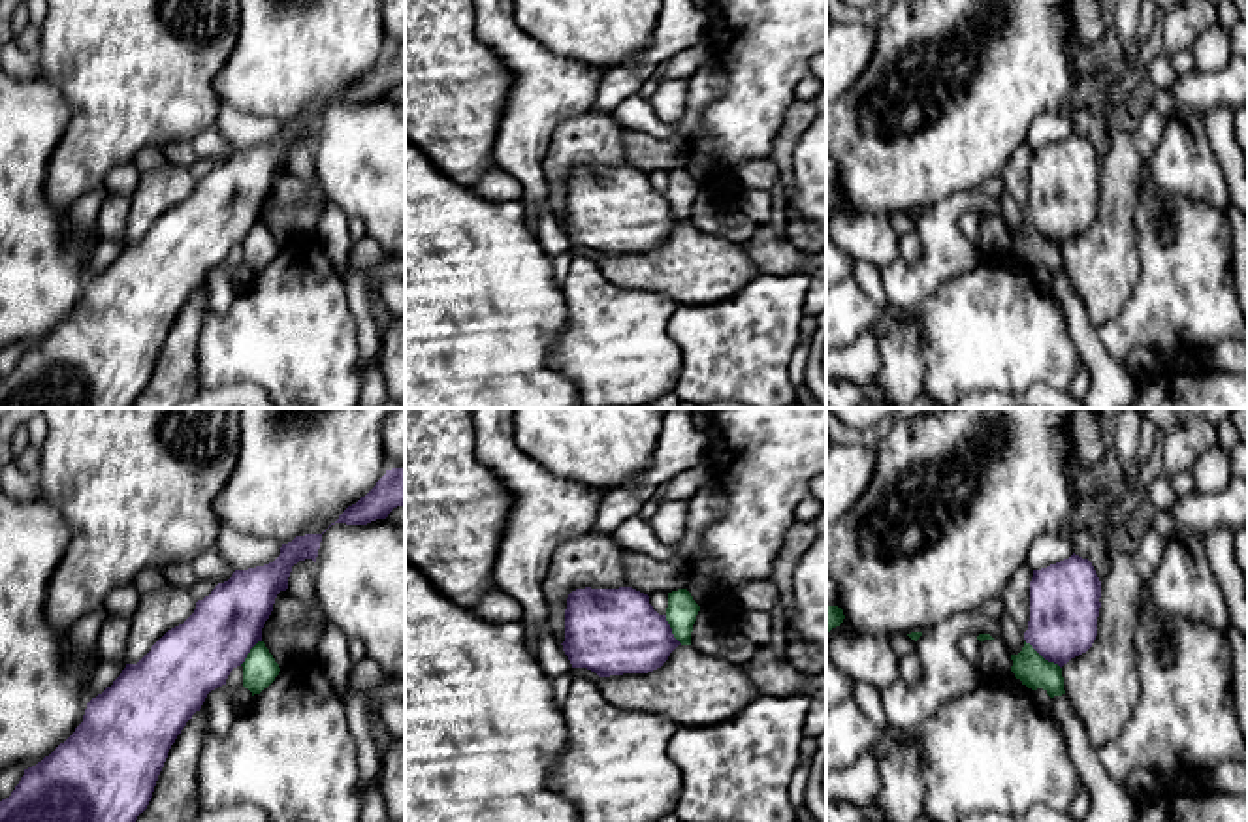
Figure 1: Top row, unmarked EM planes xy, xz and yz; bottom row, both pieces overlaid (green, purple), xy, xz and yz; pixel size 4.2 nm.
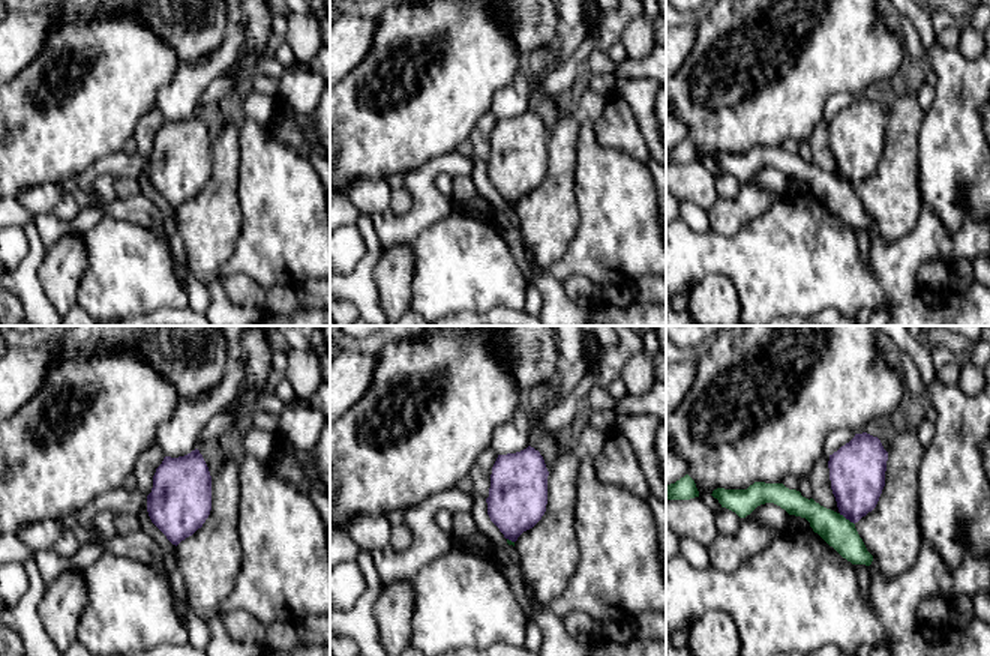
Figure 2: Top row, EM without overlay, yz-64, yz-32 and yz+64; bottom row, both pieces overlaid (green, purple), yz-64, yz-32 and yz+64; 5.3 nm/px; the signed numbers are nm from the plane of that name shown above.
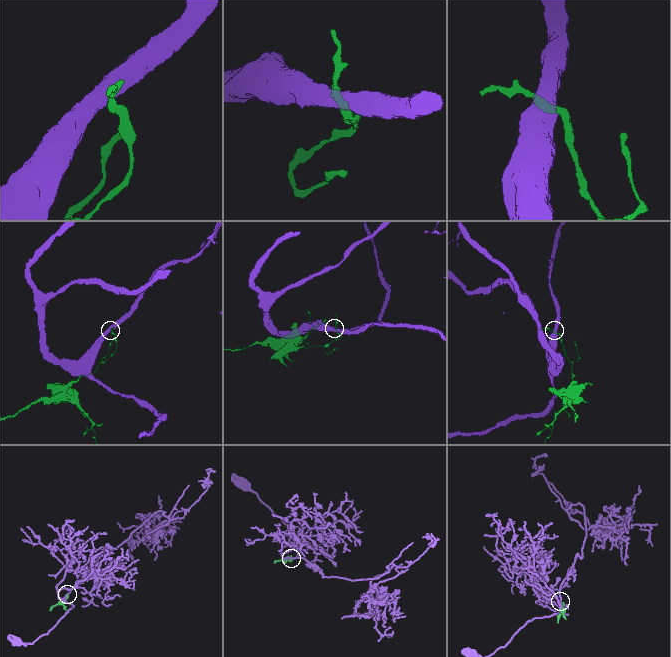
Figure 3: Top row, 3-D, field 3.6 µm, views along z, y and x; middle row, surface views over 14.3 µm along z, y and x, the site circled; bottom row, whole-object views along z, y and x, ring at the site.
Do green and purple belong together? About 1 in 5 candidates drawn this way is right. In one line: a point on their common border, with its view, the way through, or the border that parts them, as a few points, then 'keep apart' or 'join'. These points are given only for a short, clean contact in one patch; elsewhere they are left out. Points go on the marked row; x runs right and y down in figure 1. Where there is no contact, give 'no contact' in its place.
meets green in yz at (1041, 657); border along yz (1024, 642), (1060, 668); keep apart

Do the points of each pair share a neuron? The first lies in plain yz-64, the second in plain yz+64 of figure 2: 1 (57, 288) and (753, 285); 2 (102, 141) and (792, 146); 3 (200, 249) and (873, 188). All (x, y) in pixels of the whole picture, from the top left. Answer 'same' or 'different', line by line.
1: different
2: different
3: same

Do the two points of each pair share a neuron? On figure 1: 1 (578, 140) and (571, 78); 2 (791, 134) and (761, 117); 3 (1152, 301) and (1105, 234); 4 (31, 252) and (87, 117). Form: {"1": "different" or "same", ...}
{"1": "different", "2": "different", "3": "different", "4": "different"}

